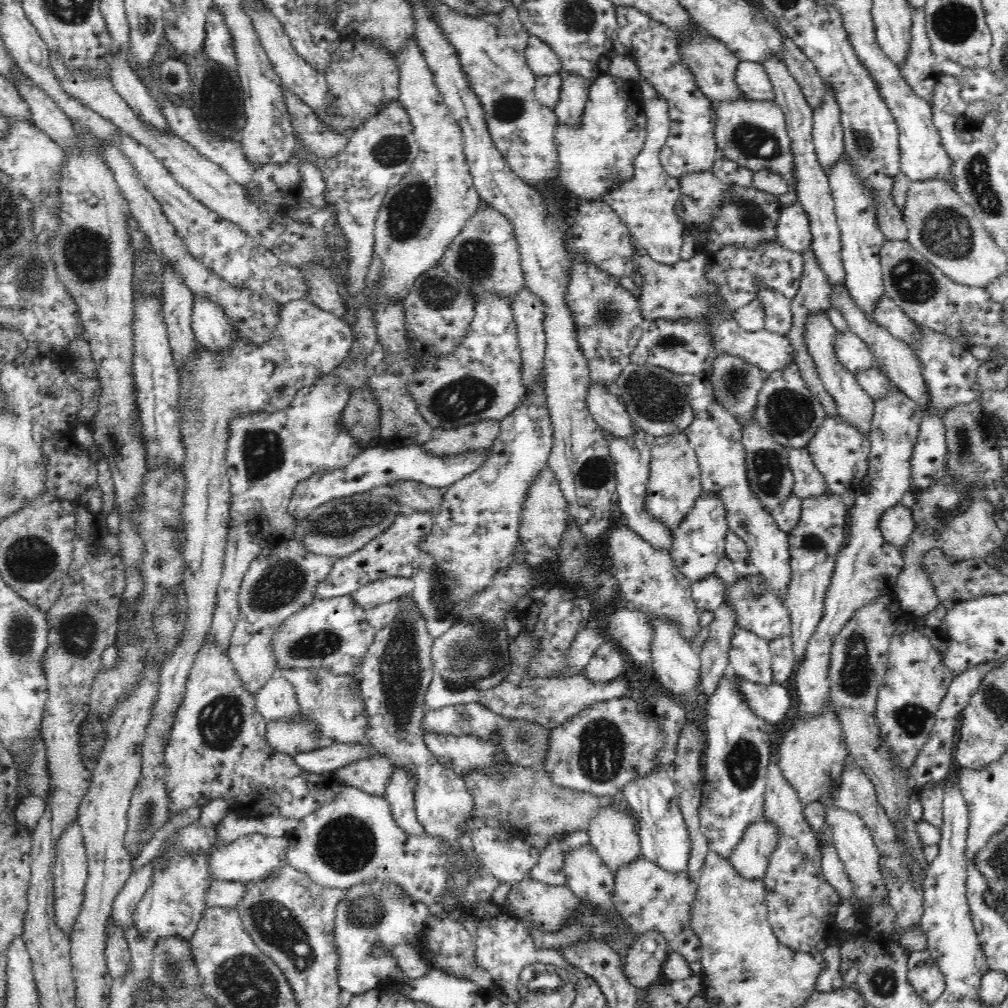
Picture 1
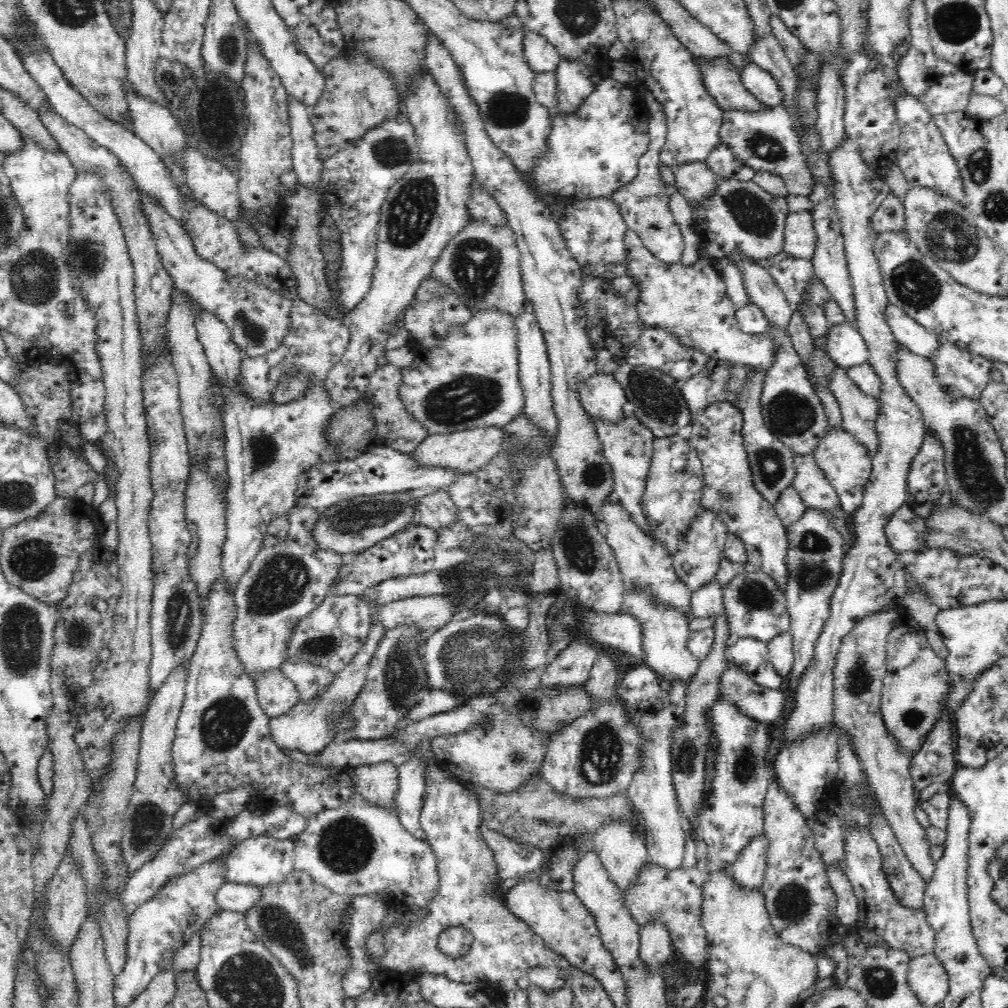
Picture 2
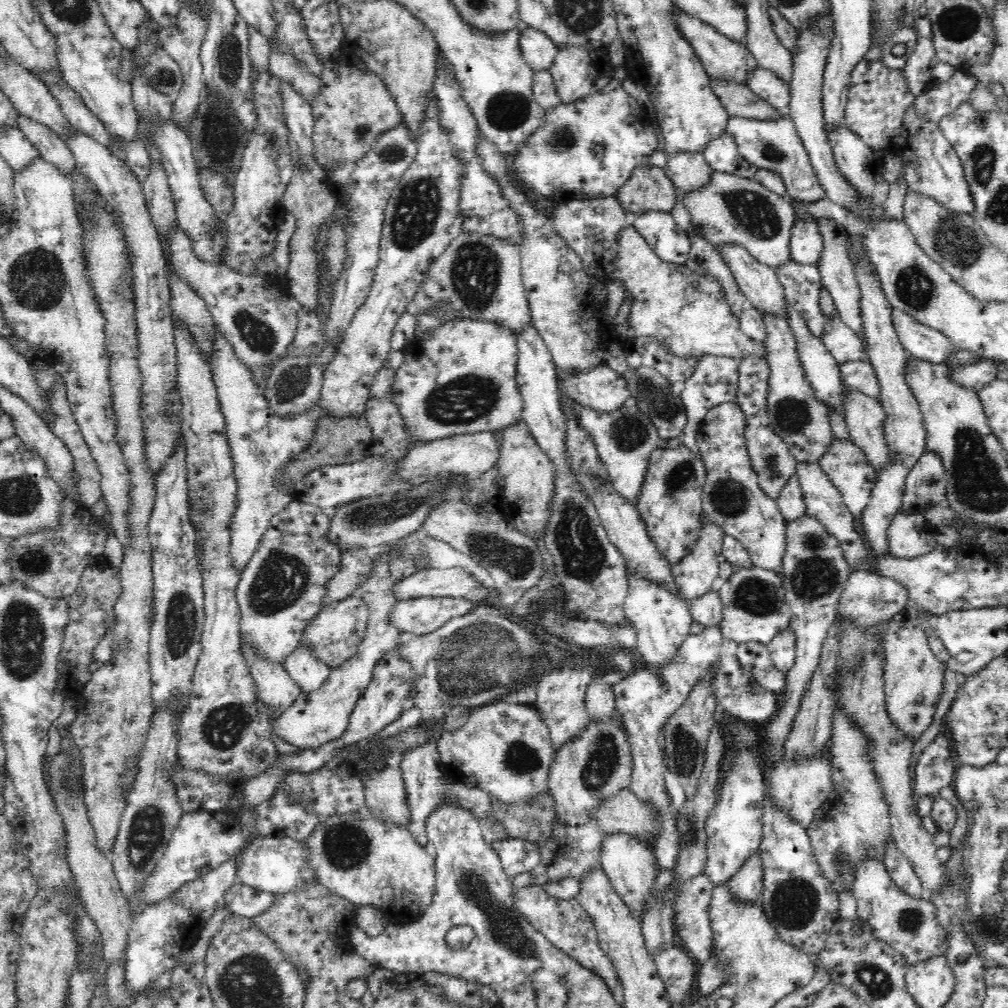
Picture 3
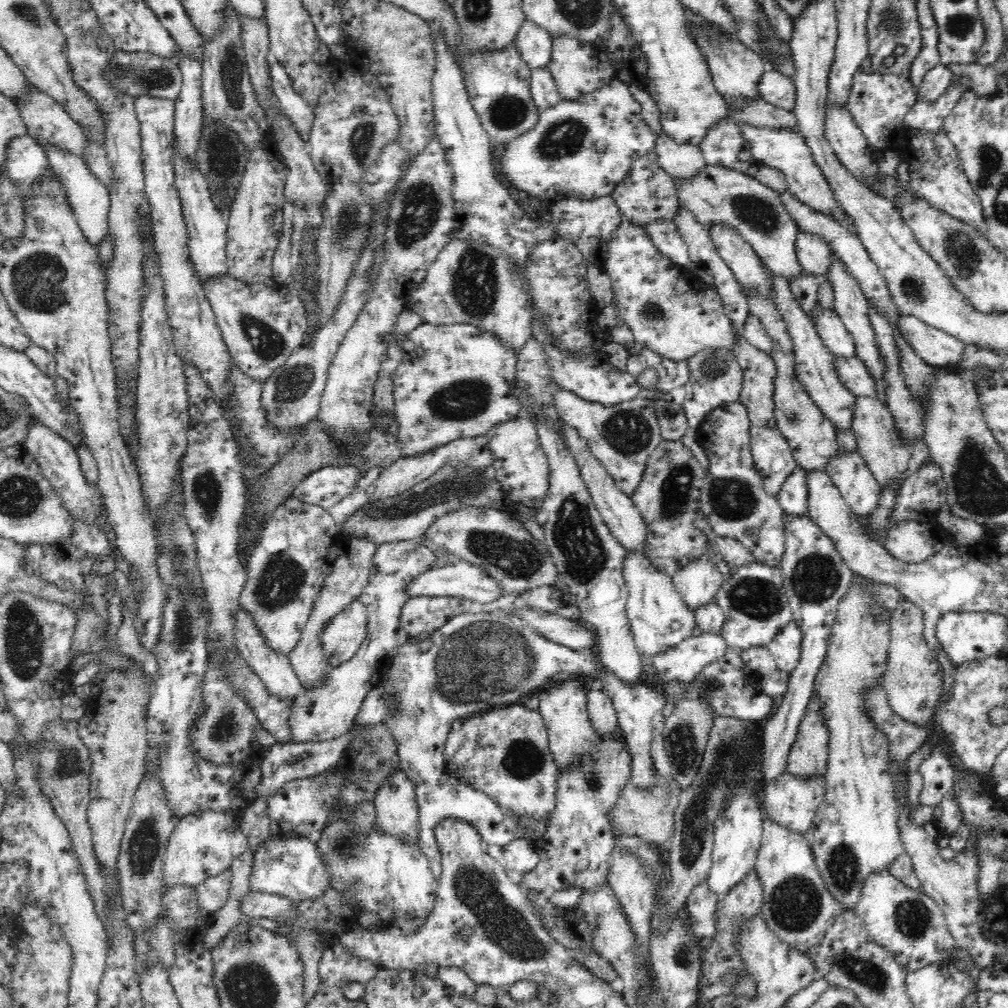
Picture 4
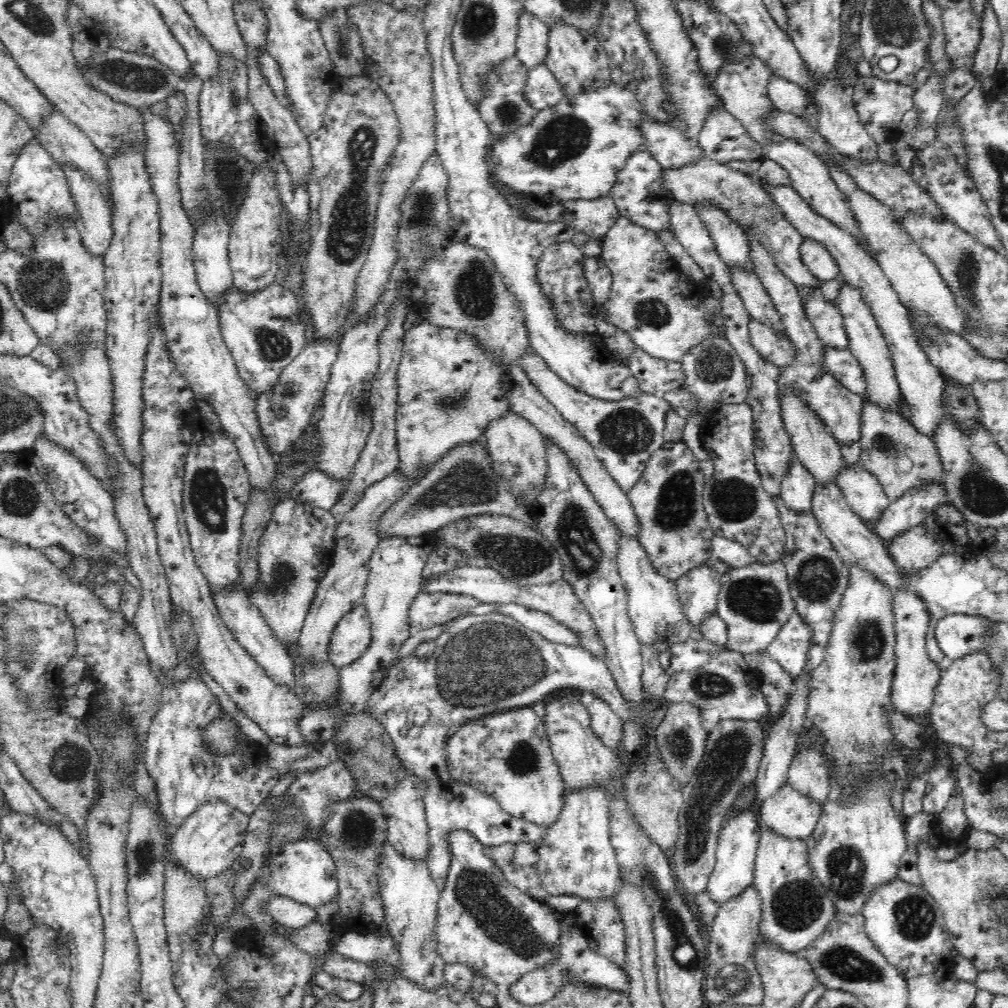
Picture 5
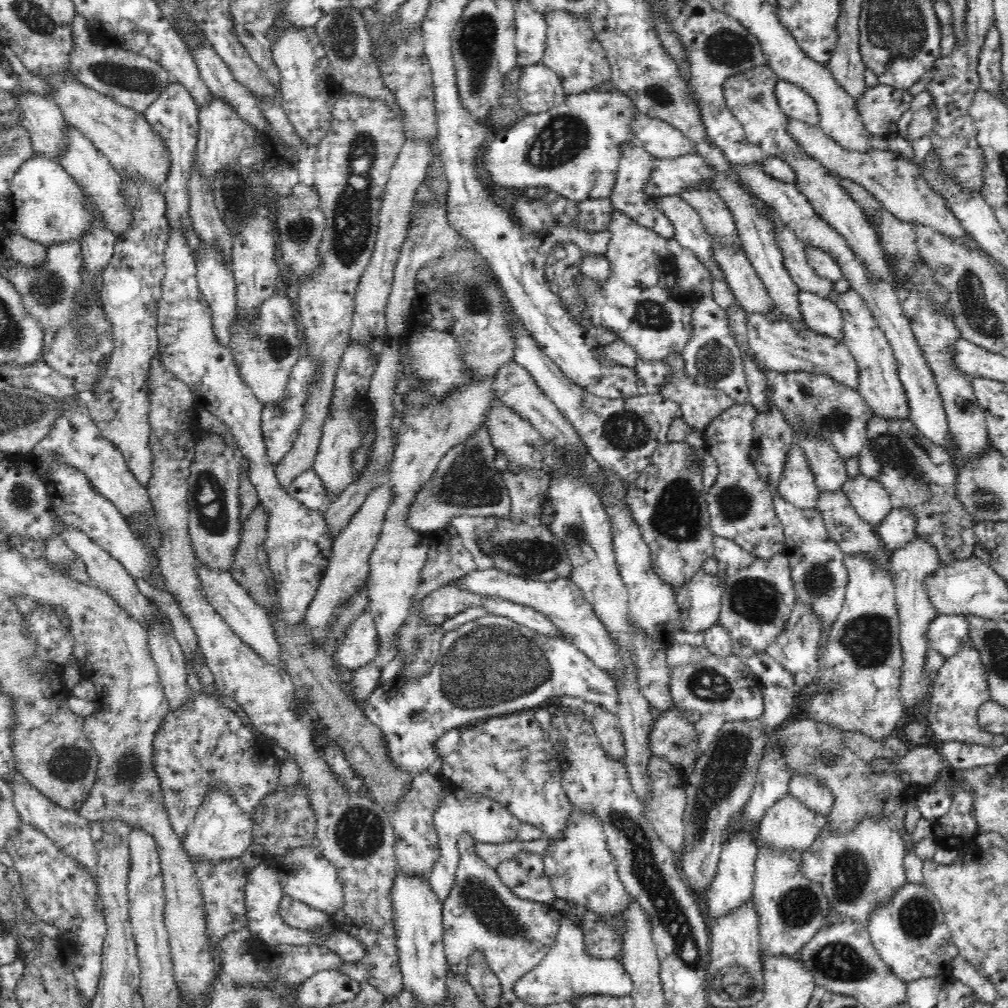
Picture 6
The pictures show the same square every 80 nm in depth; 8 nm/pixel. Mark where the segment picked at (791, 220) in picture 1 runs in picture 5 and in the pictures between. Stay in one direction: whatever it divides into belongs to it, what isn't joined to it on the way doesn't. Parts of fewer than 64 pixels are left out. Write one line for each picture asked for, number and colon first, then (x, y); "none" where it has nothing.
2: (800, 238)
3: (806, 243)
4: (813, 253)
5: (823, 266)

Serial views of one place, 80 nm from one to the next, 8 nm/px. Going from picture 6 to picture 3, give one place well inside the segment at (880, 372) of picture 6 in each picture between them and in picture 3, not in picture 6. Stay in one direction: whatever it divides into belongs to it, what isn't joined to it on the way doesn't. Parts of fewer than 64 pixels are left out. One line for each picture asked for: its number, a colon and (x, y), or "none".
3: (836, 269)
4: (851, 304)
5: (866, 341)

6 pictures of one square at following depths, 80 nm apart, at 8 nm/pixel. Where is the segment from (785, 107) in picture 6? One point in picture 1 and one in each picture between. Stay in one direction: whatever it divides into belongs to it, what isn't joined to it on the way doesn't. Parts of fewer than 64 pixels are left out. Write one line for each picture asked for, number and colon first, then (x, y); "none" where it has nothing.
1: (751, 78)
2: (759, 82)
3: (766, 84)
4: (774, 87)
5: (787, 96)

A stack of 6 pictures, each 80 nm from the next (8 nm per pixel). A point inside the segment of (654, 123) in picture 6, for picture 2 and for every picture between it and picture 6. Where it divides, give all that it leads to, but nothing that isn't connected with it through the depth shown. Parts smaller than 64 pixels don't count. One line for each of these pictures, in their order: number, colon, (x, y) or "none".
2: (695, 182)
3: (689, 172)
4: (681, 161)
5: (670, 148)

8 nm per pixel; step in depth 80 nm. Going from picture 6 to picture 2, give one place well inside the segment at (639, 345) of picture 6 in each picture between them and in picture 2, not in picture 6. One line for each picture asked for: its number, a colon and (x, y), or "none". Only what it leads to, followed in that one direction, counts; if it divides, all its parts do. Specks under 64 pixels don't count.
2: (690, 301)
3: (687, 312)
4: (670, 309)
5: (666, 317)

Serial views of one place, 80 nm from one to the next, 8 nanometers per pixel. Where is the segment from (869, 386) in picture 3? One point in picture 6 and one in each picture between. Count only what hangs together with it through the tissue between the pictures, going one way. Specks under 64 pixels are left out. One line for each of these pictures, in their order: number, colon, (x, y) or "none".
4: (853, 372)
5: (841, 364)
6: (777, 346)

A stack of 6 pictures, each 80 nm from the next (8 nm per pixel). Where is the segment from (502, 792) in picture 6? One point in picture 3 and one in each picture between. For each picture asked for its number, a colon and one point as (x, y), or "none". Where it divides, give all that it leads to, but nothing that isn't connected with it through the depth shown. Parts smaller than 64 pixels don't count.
3: (504, 749)
4: (504, 752)
5: (508, 756)

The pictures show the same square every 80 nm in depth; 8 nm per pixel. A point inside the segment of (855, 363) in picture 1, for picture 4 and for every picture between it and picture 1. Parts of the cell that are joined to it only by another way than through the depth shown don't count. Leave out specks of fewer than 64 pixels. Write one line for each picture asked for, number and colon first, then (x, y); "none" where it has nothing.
2: (845, 345)
3: (843, 344)
4: (831, 329)

